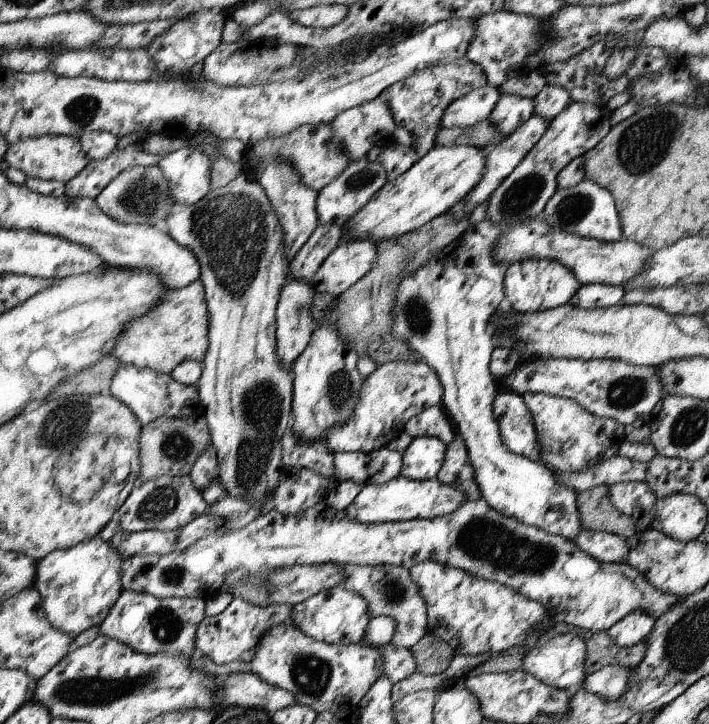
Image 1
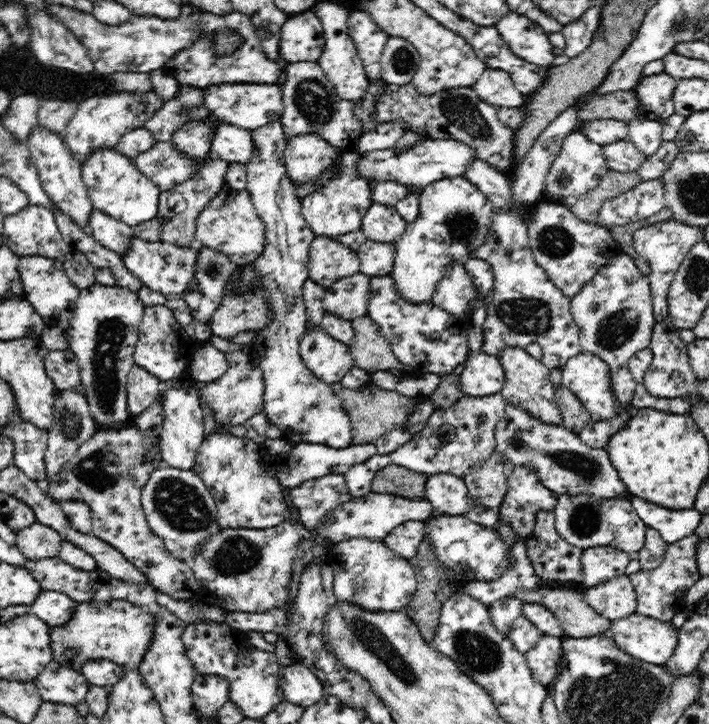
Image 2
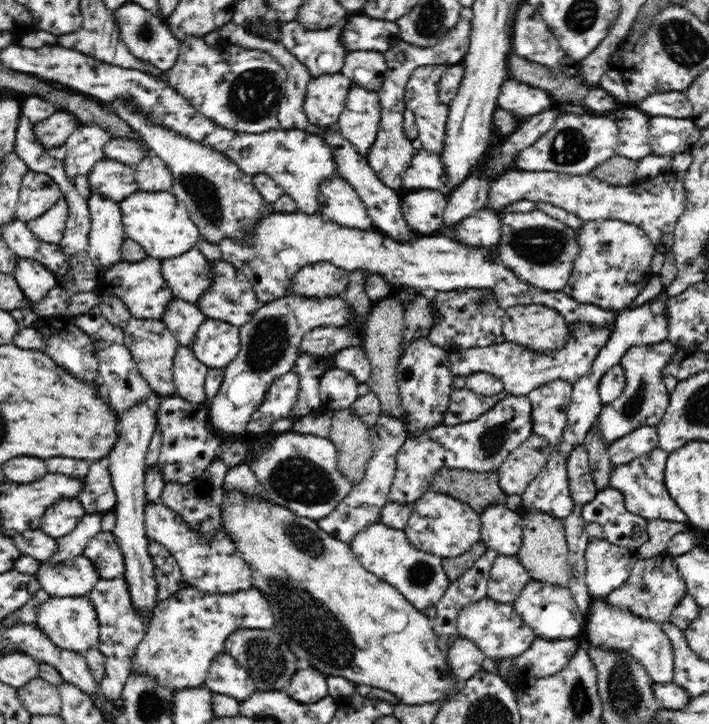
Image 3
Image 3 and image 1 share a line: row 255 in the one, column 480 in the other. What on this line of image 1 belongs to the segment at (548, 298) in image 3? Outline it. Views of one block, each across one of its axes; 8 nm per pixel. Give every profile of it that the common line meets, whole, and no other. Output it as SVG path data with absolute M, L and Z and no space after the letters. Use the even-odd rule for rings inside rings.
M487 220L470 224L455 240L451 240L445 248L433 254L425 264L421 264L413 274L407 274L395 288L391 308L391 334L405 342L437 375L442 388L439 404L453 422L457 436L463 439L467 460L473 469L473 485L480 498L501 516L515 518L523 526L534 526L547 534L572 541L582 529L576 493L565 486L559 486L548 467L509 452L501 442L497 422L492 417L491 403L498 388L488 369L491 352L496 346L494 333L488 325L491 314L504 299L503 277L509 264L495 262L495 258L491 258L491 250L495 250L495 242L503 231Z

